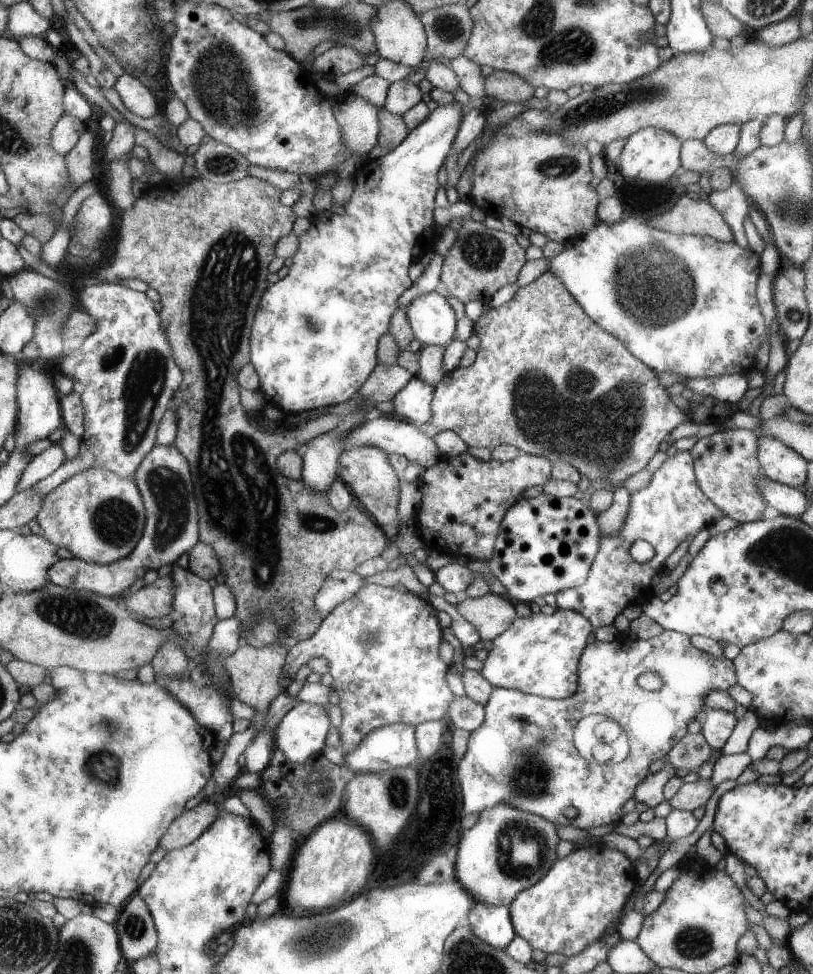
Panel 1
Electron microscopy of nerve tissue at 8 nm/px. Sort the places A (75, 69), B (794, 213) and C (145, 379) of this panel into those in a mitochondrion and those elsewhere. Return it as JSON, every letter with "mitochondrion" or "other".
{"A":"other","B":"mitochondrion","C":"mitochondrion"}

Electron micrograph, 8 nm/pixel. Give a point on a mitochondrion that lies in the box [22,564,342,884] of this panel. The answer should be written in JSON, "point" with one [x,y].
{"point":[80,616]}

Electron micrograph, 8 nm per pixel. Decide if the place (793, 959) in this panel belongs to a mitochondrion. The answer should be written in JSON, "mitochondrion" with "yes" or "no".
{"mitochondrion":"no"}

